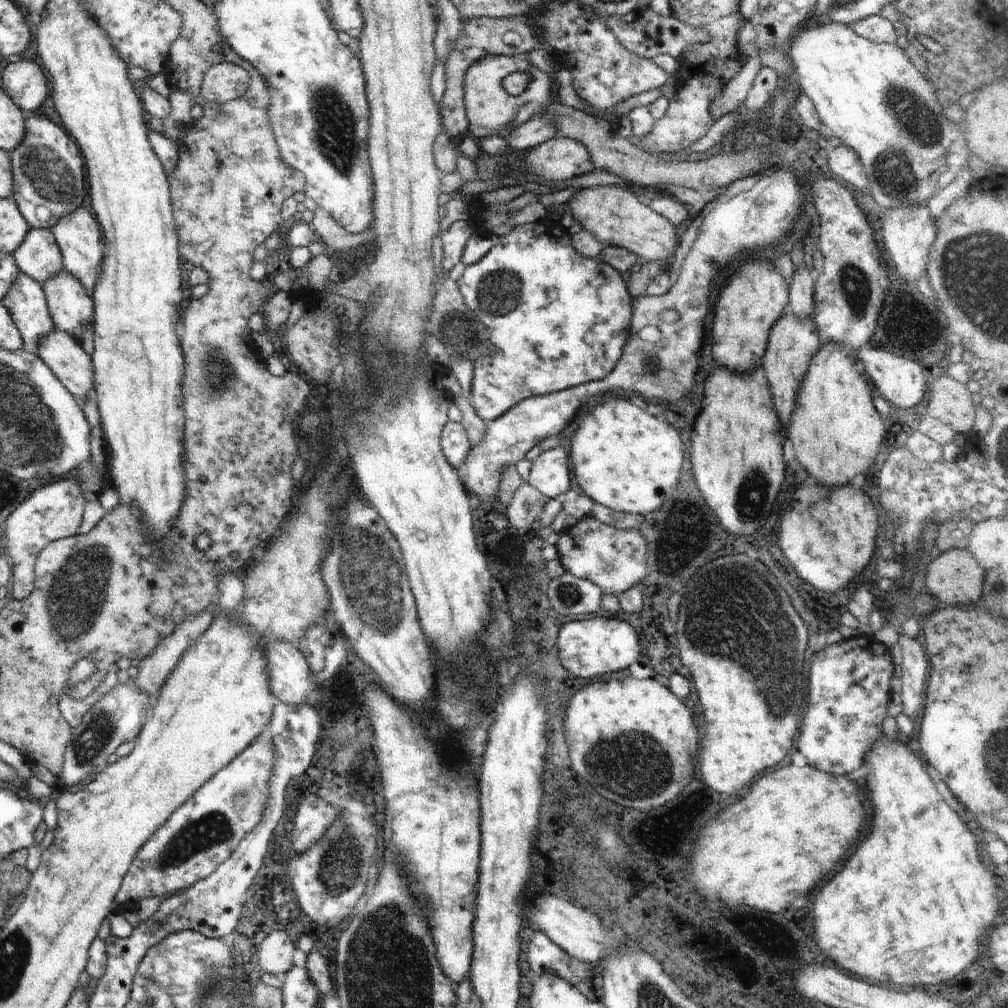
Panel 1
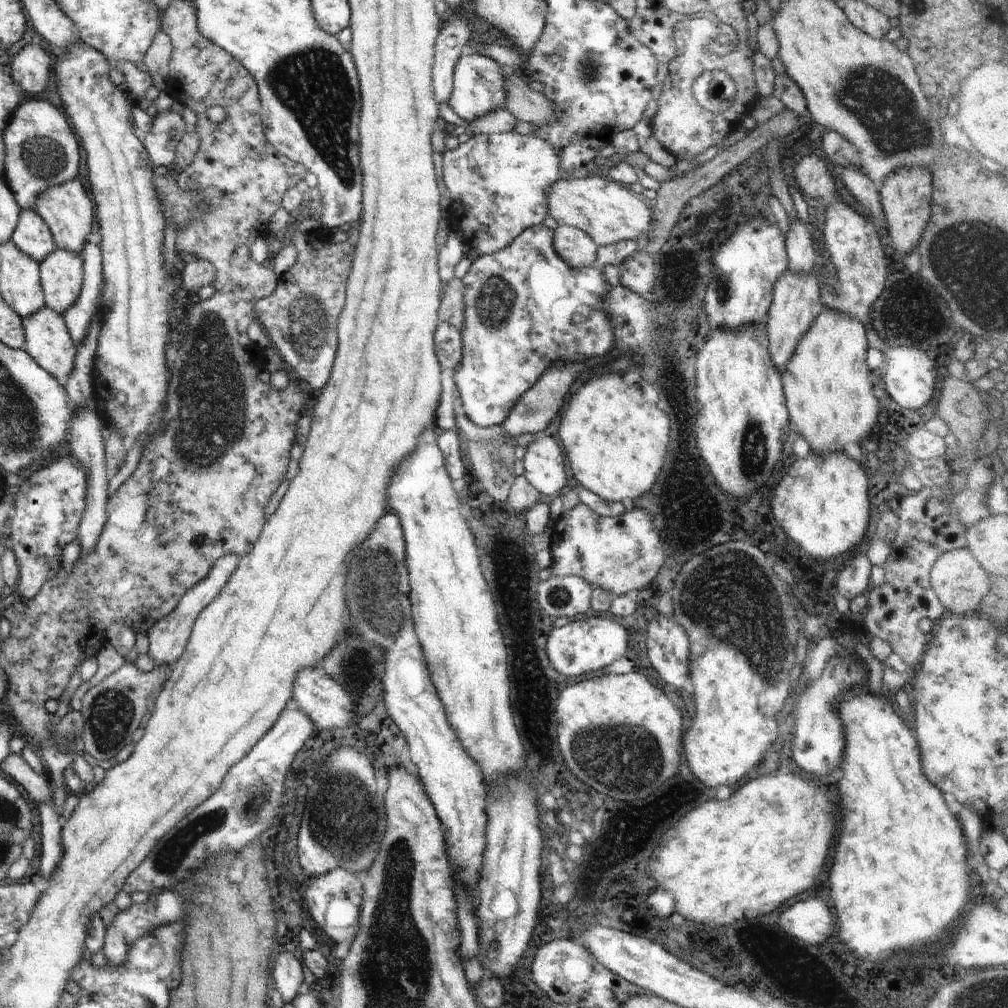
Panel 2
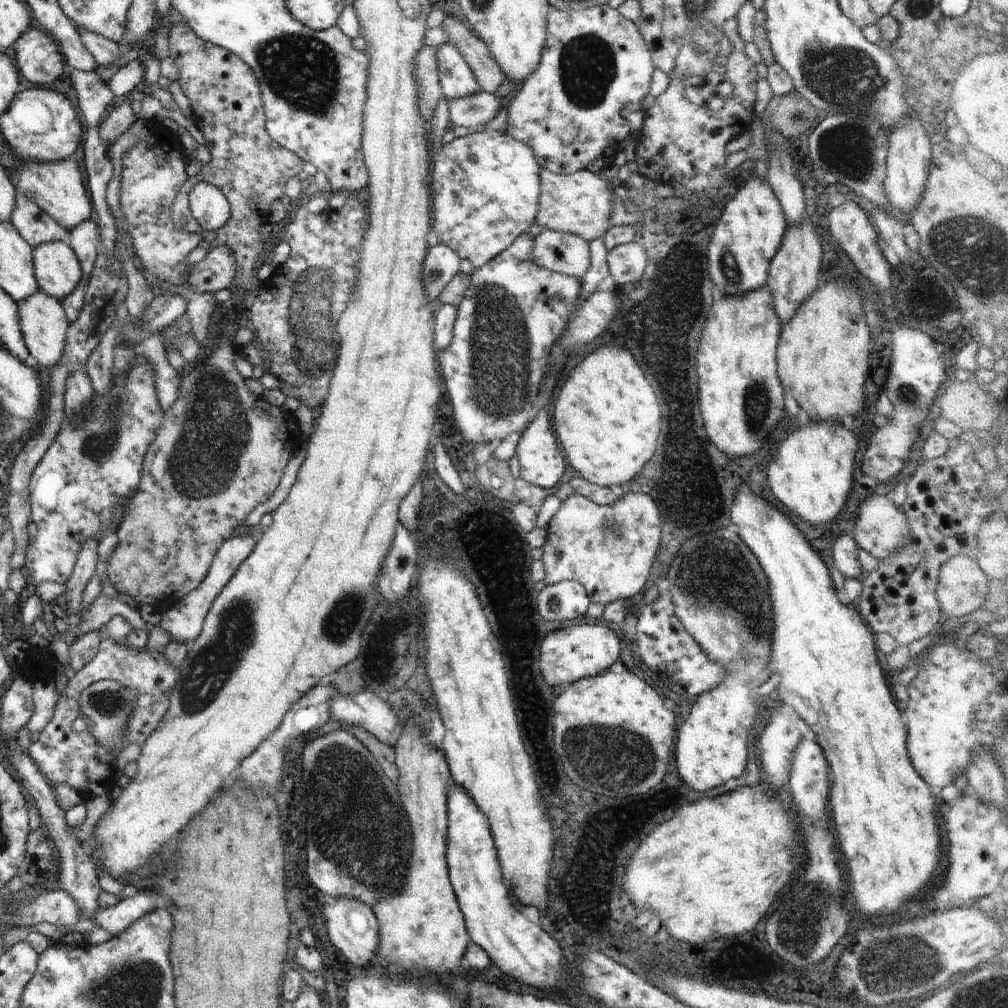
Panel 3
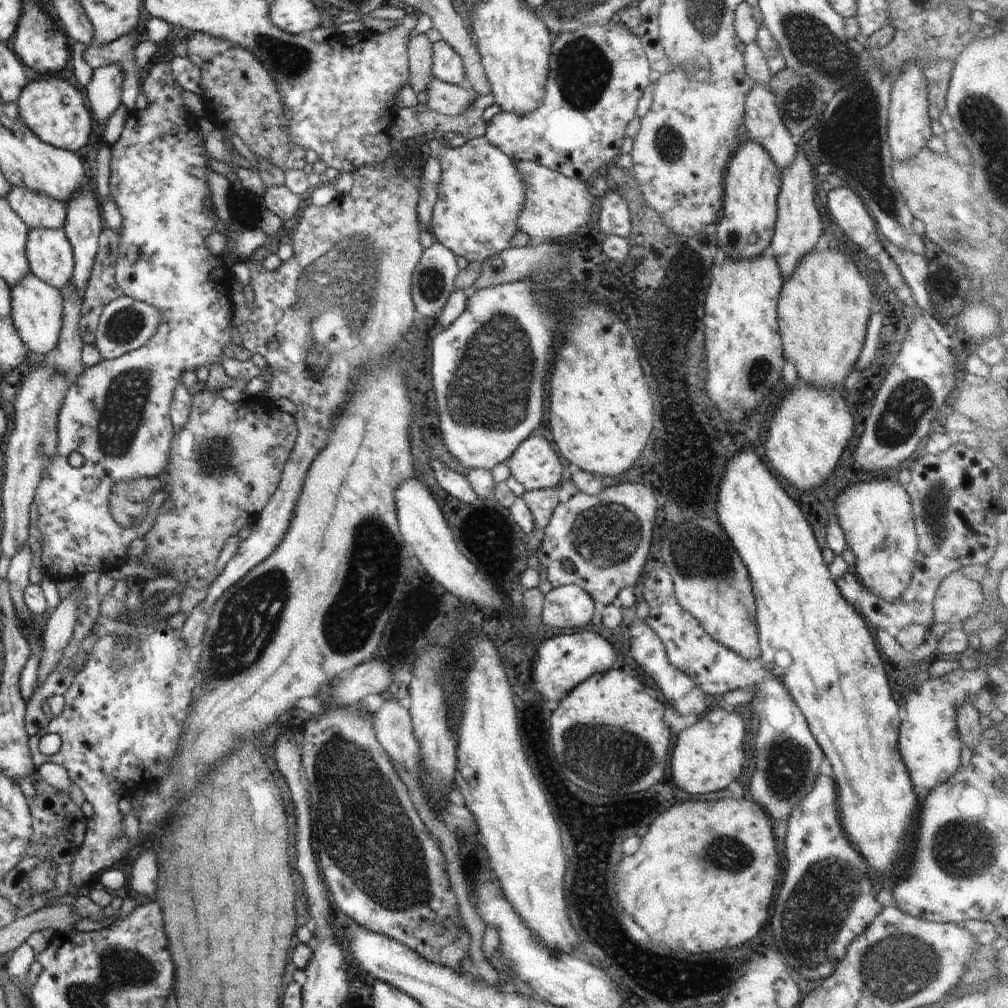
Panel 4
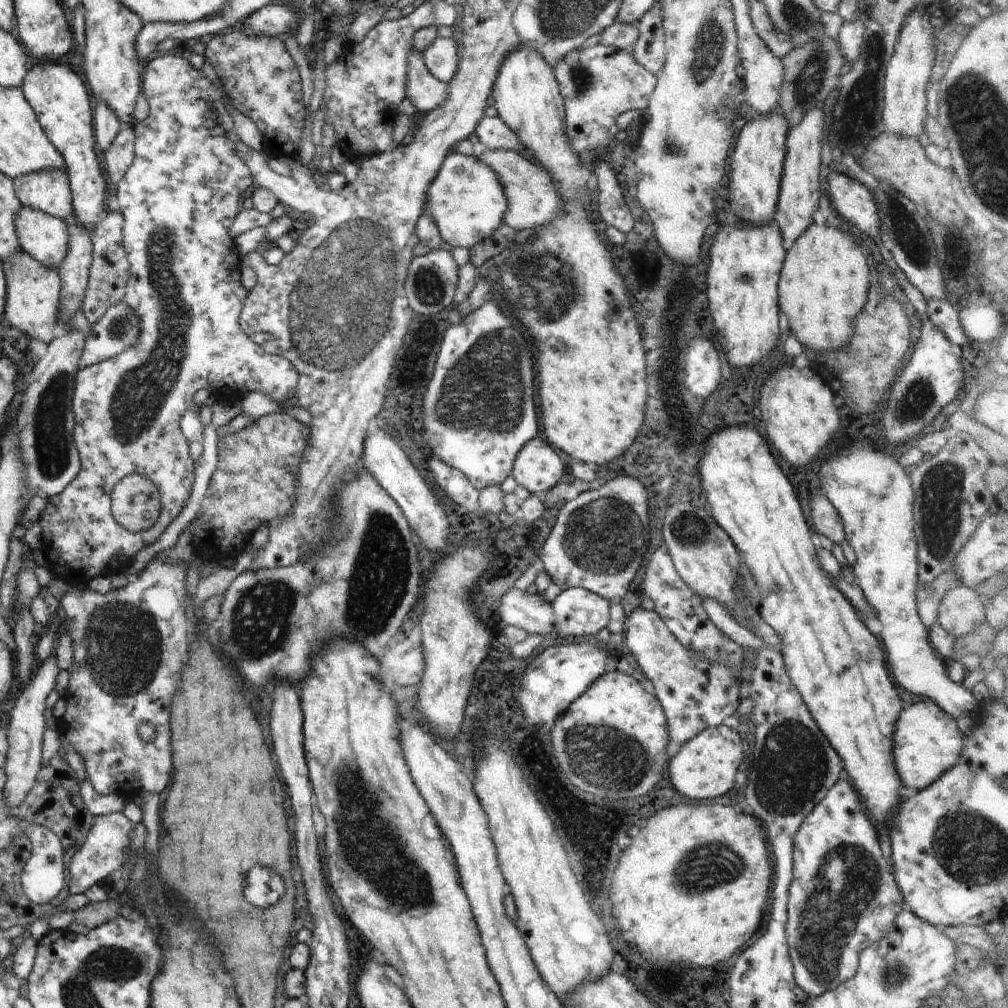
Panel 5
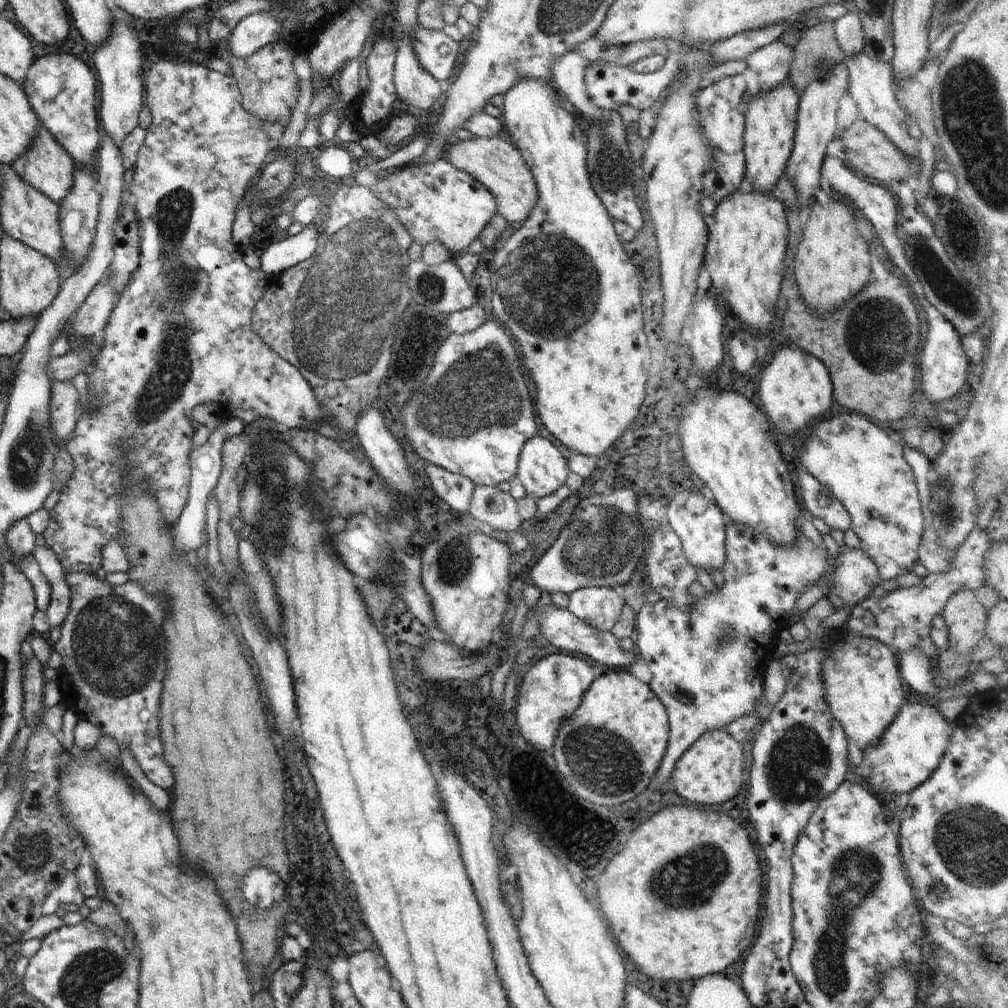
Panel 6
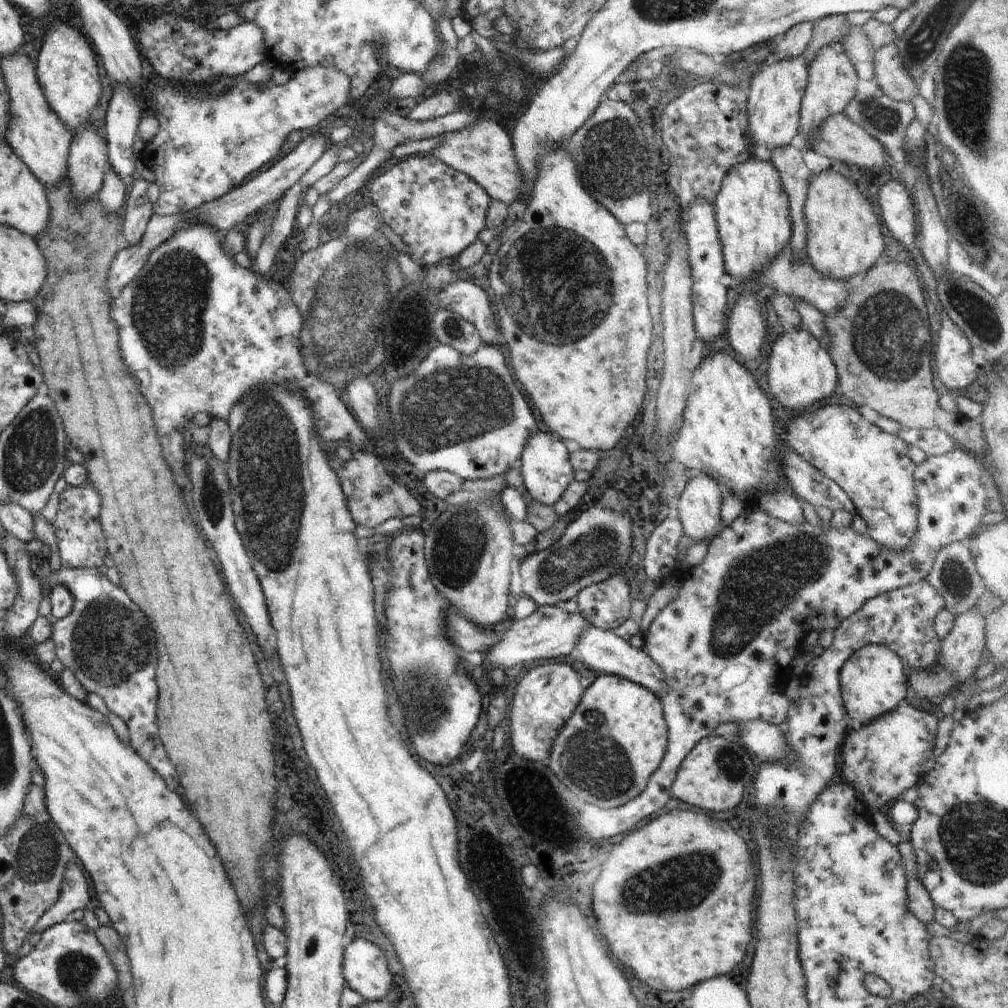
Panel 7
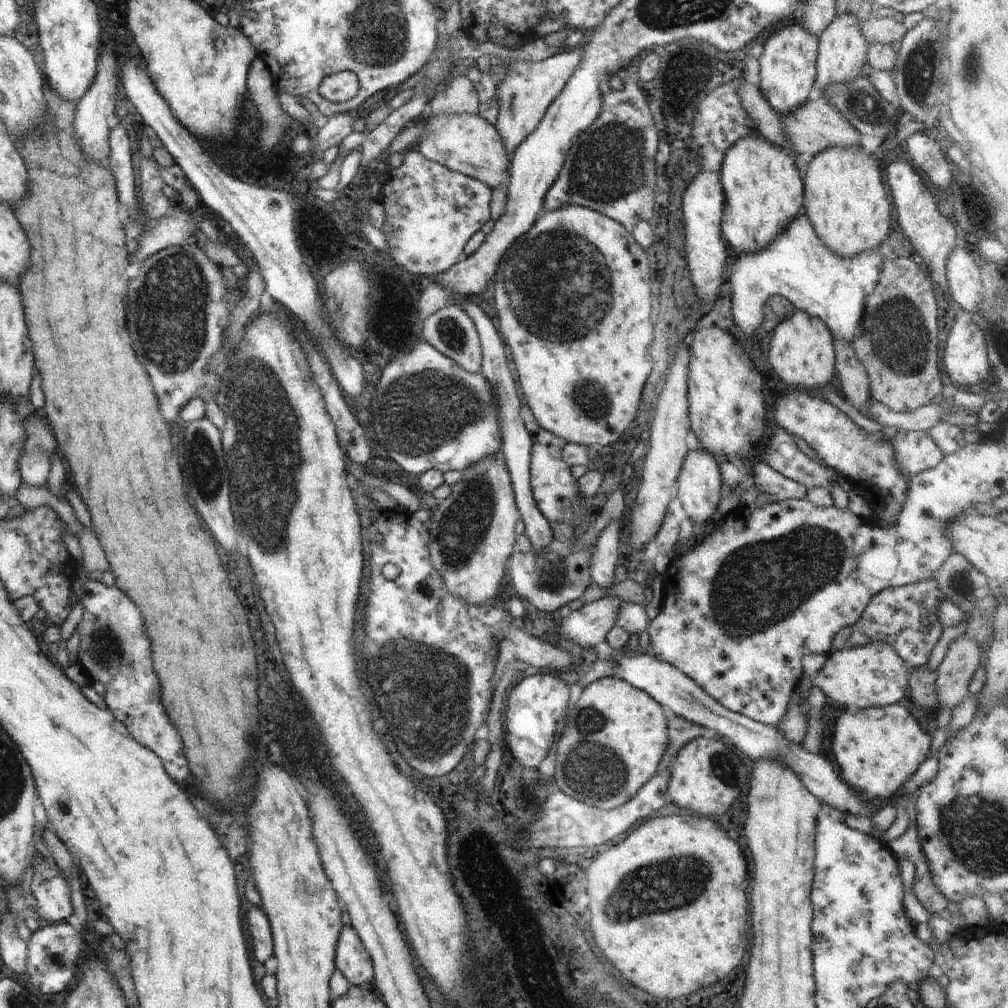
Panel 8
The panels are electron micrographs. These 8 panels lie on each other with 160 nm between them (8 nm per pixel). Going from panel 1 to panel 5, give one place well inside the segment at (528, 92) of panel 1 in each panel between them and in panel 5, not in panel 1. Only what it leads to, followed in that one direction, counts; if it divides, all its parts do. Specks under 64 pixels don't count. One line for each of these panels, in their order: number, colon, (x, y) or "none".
2: (479, 87)
3: (456, 78)
4: (447, 67)
5: (441, 58)

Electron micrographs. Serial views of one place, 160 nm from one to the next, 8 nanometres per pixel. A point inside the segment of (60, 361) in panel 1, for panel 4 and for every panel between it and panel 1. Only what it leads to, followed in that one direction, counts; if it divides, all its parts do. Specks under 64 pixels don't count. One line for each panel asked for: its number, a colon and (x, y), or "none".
2: (47, 340)
3: (43, 322)
4: (36, 311)

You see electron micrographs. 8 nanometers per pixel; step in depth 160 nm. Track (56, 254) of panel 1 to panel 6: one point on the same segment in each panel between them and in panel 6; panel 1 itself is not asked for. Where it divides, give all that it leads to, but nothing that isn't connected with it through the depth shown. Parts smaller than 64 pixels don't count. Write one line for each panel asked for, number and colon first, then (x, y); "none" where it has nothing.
2: (32, 235)
3: (36, 226)
4: (38, 210)
5: (48, 191)
6: (45, 165)

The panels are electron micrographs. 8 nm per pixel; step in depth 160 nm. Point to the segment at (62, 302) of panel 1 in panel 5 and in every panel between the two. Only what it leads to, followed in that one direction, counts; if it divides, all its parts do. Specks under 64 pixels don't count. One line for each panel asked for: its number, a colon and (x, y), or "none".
2: (60, 273)
3: (56, 268)
4: (50, 255)
5: (45, 238)

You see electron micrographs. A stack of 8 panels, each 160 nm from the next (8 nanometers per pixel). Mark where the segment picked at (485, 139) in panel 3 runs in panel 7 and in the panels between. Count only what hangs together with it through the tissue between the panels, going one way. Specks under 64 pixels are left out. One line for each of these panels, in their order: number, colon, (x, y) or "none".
4: (481, 193)
5: (466, 201)
6: (436, 201)
7: (437, 211)

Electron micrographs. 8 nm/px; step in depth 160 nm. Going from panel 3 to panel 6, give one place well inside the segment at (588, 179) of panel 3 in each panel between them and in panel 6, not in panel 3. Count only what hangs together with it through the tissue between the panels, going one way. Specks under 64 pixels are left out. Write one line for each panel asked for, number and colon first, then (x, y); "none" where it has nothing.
4: (555, 206)
5: (533, 200)
6: (497, 163)

